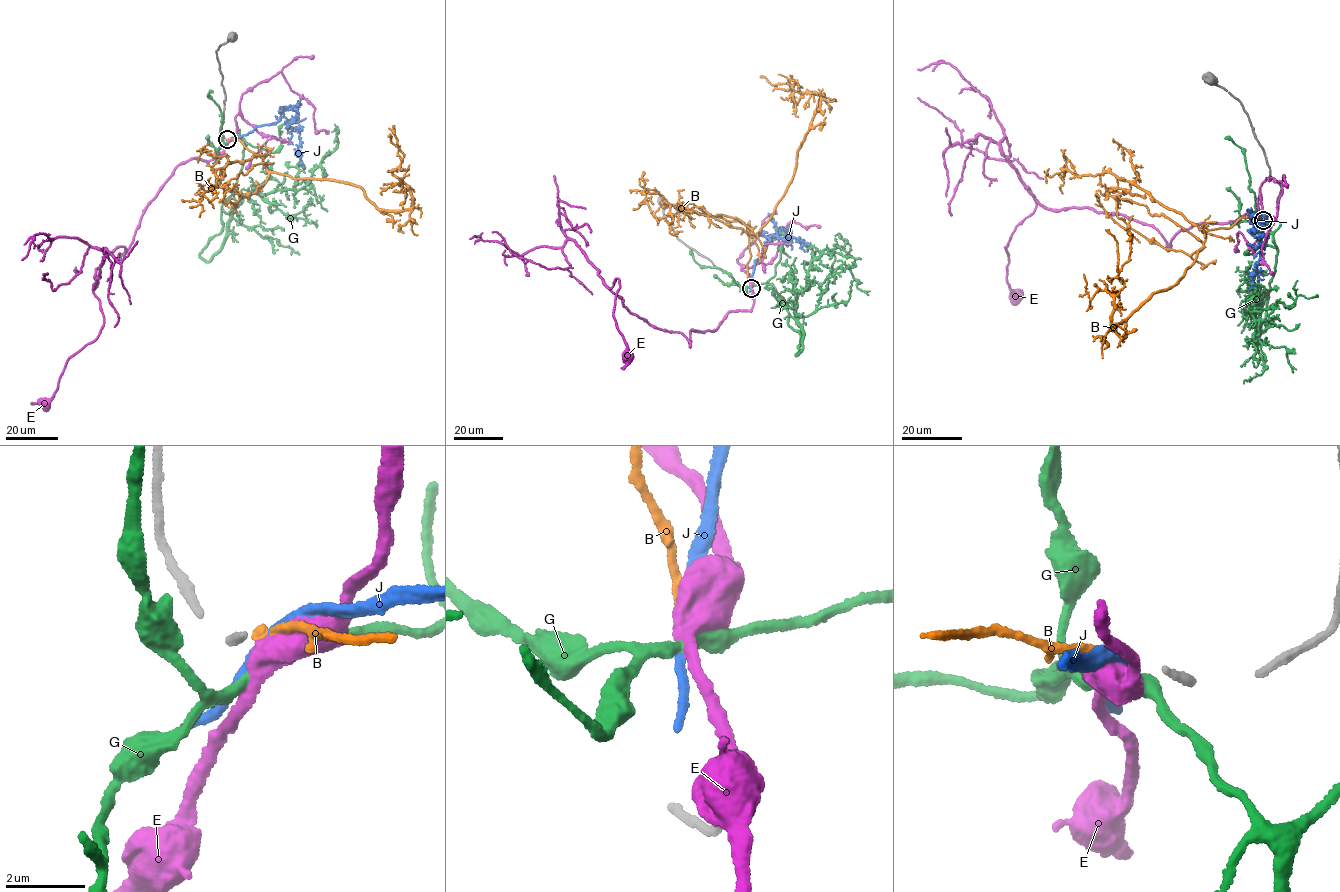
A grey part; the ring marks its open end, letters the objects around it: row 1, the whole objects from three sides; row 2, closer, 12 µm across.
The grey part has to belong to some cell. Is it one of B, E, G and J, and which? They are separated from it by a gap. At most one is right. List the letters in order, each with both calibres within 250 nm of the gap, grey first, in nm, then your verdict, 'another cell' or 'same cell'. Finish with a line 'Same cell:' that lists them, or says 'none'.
B: 200/190 nm | same cell
E: 200/550 nm | another cell
G: 200/360 nm | another cell
J: 200/240 nm | another cell
Same cell: B

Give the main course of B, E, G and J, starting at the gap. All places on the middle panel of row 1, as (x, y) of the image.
B: (750, 286), (748, 236), (790, 183), (820, 96), (808, 91), (796, 103), (788, 82), (760, 76)
E: (751, 286), (750, 309), (689, 340), (629, 311), (608, 288), (615, 279), (628, 356)
G: (751, 287), (784, 299), (802, 335), (796, 355), (793, 318), (811, 262), (844, 239), (850, 248)
J: (751, 286), (755, 261), (762, 257), (771, 235), (785, 242), (794, 237), (800, 243), (810, 242)

